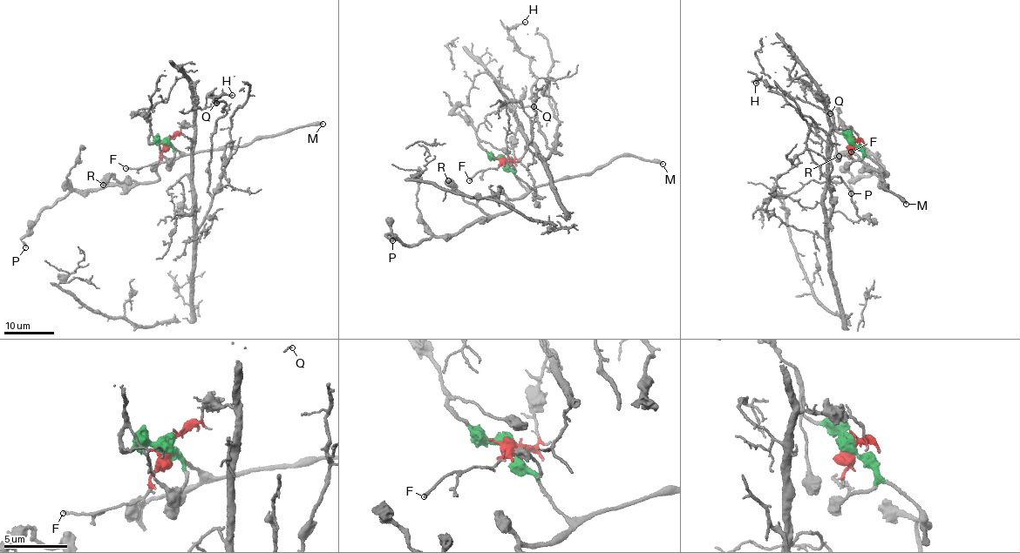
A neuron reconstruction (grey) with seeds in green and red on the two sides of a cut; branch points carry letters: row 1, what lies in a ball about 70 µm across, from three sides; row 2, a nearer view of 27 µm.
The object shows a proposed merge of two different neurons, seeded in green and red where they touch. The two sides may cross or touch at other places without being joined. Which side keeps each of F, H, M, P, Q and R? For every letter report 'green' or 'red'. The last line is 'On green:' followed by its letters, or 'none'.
F: red
H: red
M: green
P: green
Q: red
R: green
On green: M, P, R

